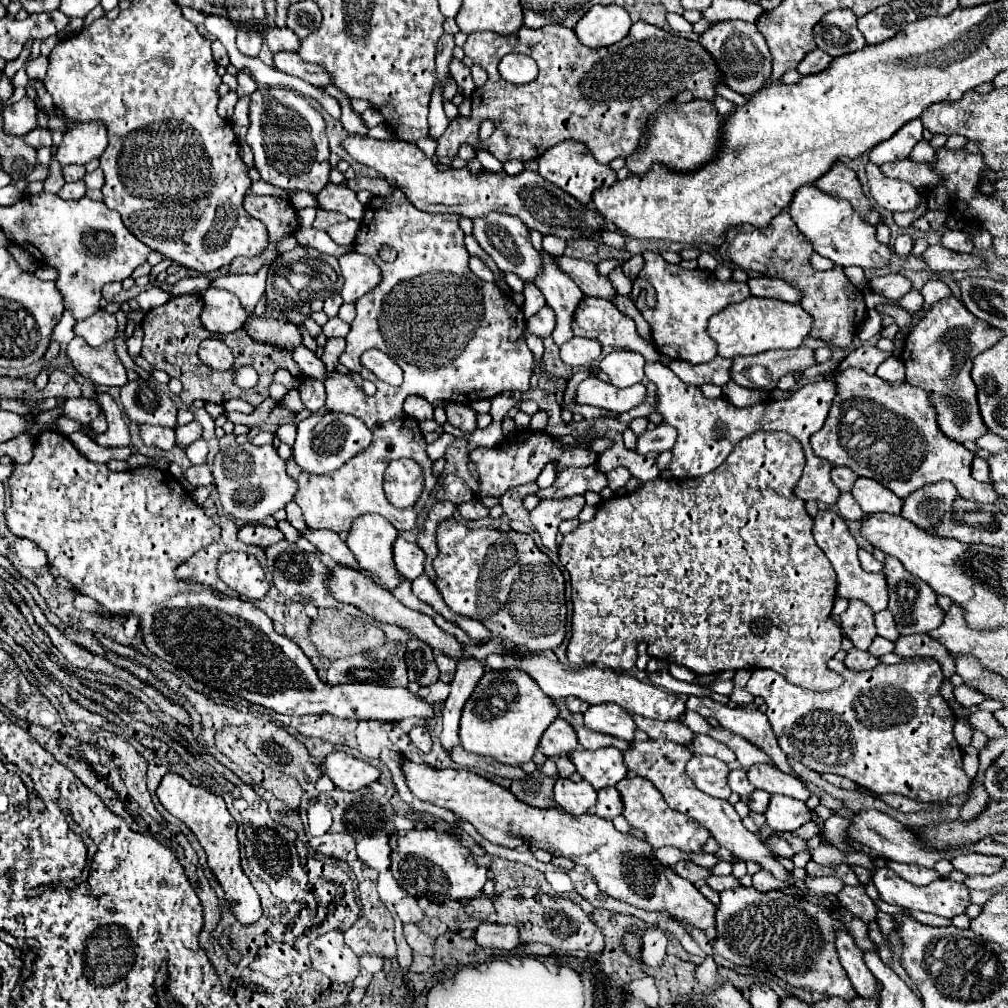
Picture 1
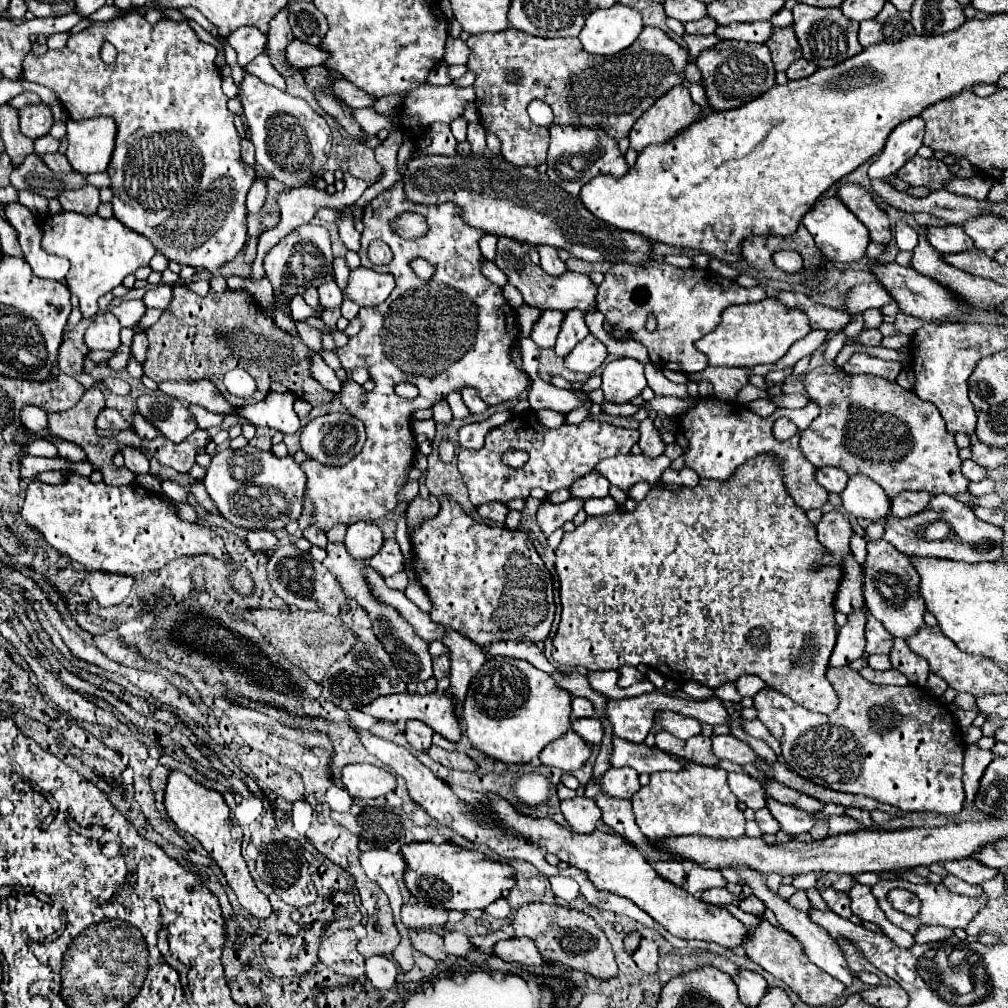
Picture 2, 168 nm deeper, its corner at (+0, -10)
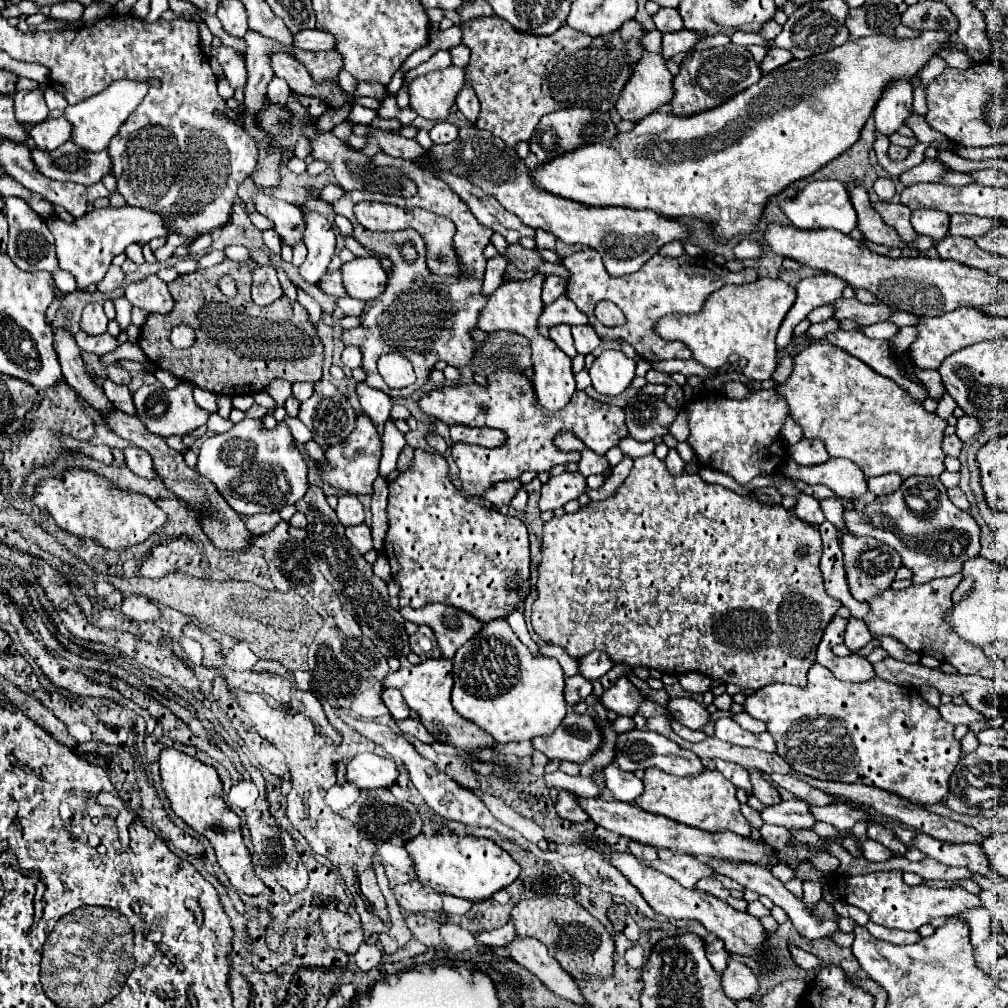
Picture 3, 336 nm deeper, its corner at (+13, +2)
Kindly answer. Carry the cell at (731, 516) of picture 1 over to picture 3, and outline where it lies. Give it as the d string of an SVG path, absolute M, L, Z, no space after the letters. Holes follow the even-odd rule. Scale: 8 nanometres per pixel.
M656 455L636 459L626 481L606 501L592 501L588 507L582 507L574 515L566 513L562 517L552 517L548 523L544 523L542 539L542 563L538 567L536 583L538 597L532 605L532 627L544 643L560 645L572 657L582 657L598 649L608 653L608 657L616 665L626 663L630 665L630 669L648 667L672 675L704 673L710 679L722 681L724 685L734 683L744 691L758 691L770 683L790 683L804 687L806 673L816 661L816 647L824 635L824 629L842 605L834 597L828 597L824 589L822 573L818 567L822 555L822 539L816 527L808 525L806 521L800 521L792 511L784 509L782 505L760 505L758 501L752 501L752 497L742 497L722 485L706 483L696 473L672 475L666 469L664 461L660 461ZM802 549L806 549L804 557L800 555Z

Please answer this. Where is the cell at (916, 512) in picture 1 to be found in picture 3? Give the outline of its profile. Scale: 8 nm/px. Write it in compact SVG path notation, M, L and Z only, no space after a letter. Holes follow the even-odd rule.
M888 473L888 475L880 475L880 477L870 477L868 489L880 497L880 495L894 493L900 487L900 483L902 483L902 477L898 473Z

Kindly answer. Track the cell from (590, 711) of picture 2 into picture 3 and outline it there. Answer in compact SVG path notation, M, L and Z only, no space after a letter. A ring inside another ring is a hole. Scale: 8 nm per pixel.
M574 675L566 679L566 689L564 689L564 699L568 705L576 705L584 701L592 693L592 683L584 679L582 675Z

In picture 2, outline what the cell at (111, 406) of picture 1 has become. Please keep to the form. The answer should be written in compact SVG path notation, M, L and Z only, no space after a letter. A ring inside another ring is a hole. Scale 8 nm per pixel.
M123 445L121 447L121 455L125 459L125 467L129 471L133 471L135 475L139 473L149 473L149 461L145 459L145 455L137 449L137 447L131 447L131 445Z

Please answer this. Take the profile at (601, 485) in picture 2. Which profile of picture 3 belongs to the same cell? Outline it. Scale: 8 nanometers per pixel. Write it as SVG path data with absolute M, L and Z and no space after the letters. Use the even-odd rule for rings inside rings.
M584 449L582 451L582 459L580 459L580 473L584 475L584 477L588 477L588 475L604 475L604 473L610 473L610 463L606 461L606 457L600 457L600 455L596 455L596 453L592 453L592 451L588 451L588 449Z

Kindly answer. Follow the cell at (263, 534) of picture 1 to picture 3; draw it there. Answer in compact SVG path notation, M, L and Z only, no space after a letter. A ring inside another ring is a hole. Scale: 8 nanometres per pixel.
M268 513L268 515L252 515L246 517L246 525L252 533L256 535L264 535L268 531L274 529L274 525L278 525L282 521L282 517L278 513Z

